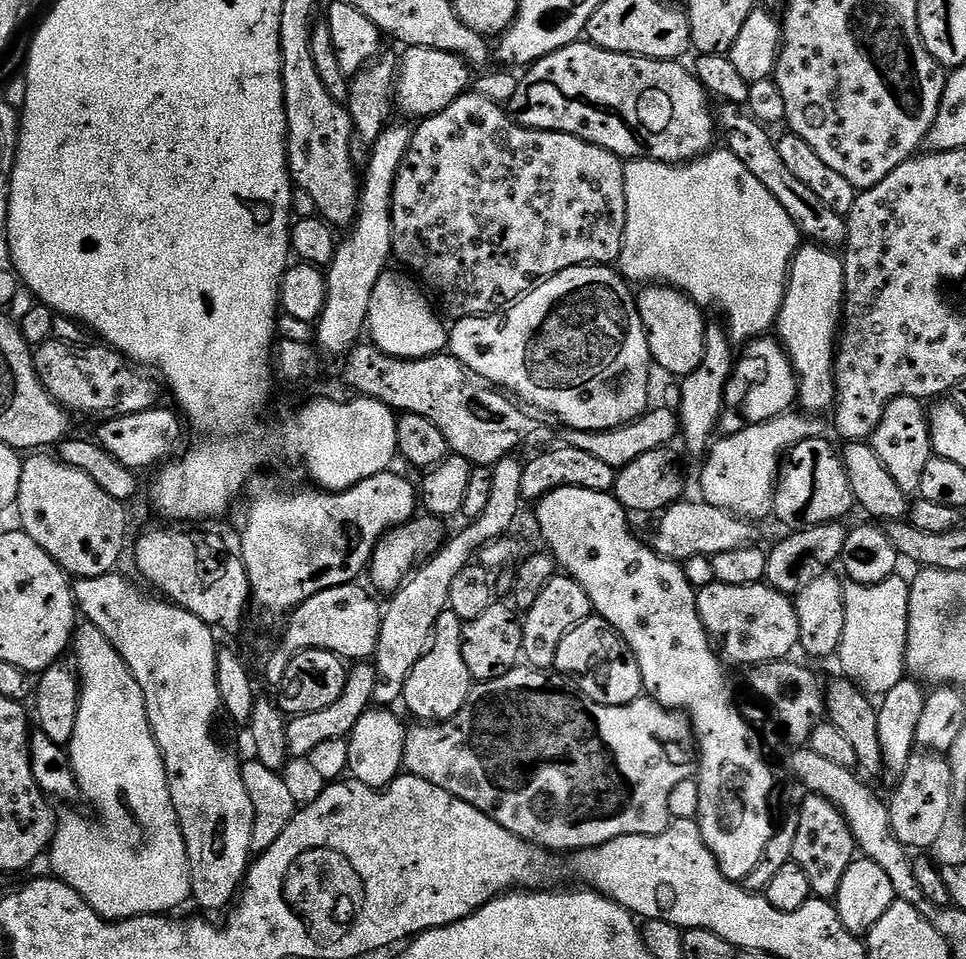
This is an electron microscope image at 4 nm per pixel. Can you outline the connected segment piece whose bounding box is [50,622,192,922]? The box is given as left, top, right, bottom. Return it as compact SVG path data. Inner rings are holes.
M81 623L74 633L74 652L75 648L74 671L80 677L80 701L74 738L66 747L83 799L96 807L100 820L87 820L76 812L59 817L50 849L55 879L78 890L80 897L103 920L115 922L134 916L171 913L168 912L171 908L189 903L192 875L186 842L170 796L164 759L150 730L142 686L134 682L126 662L98 626Z

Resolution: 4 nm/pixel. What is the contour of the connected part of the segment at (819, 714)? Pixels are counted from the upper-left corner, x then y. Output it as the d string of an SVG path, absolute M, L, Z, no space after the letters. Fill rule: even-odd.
M791 659L774 660L771 664L761 664L755 669L752 676L752 688L772 707L774 715L780 719L782 727L788 731L788 736L793 740L793 745L804 746L811 741L814 730L826 720L826 684L820 681L808 668L800 664L791 664Z

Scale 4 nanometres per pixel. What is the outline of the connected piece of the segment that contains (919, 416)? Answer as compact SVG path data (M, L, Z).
M909 396L894 398L890 406L886 406L882 422L878 422L878 430L874 430L870 441L874 454L882 458L882 466L890 470L894 482L898 482L898 486L909 494L919 493L922 470L933 456L928 413L929 409L923 400Z

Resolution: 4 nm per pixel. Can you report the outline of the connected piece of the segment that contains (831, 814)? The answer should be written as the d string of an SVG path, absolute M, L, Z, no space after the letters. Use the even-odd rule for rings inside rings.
M811 794L803 798L805 800L798 809L798 834L794 834L792 863L802 866L815 899L832 902L838 894L838 886L842 886L846 870L850 870L852 861L857 859L856 839L846 818L838 810L838 806L834 806L832 800Z

